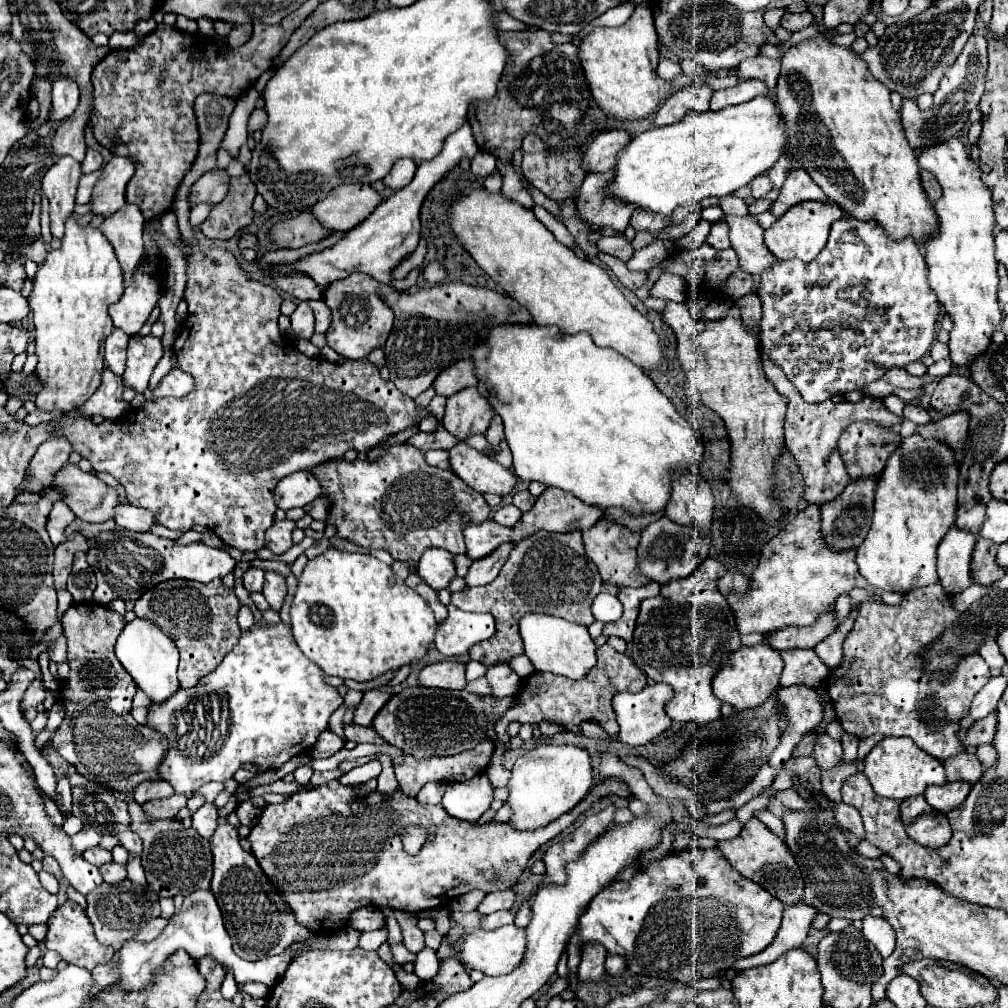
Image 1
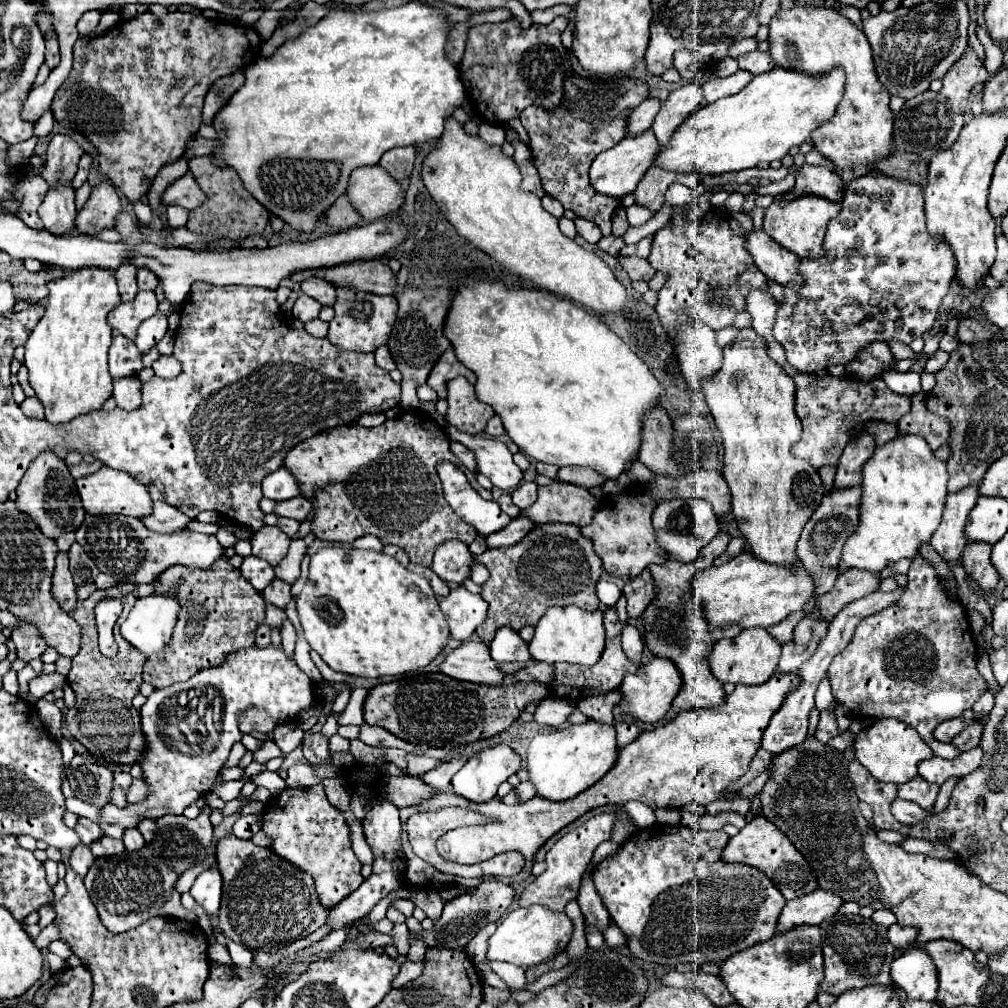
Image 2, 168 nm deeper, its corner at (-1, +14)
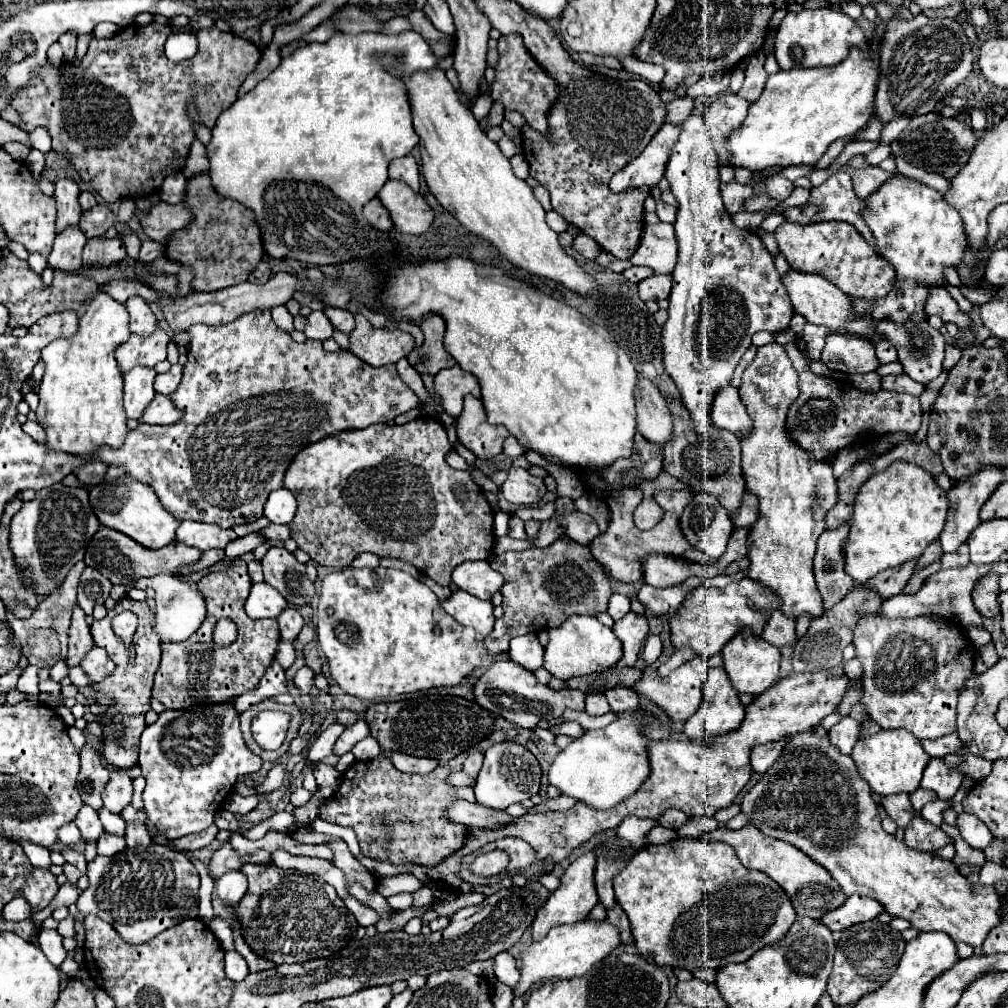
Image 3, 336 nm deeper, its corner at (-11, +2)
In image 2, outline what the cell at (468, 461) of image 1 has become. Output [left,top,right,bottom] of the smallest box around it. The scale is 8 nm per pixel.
[447,427,523,491]

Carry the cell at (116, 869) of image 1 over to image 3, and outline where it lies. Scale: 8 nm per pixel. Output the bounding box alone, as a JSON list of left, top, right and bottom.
[97,833,127,857]

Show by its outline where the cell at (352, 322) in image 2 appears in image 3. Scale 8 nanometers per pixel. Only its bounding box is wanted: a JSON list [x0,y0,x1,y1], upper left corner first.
[349,313,415,367]

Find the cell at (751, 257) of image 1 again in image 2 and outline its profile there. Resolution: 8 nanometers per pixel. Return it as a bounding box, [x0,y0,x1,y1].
[747,231,805,293]

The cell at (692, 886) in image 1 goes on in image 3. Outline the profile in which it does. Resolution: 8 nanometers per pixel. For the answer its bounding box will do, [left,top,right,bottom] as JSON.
[613,837,795,971]

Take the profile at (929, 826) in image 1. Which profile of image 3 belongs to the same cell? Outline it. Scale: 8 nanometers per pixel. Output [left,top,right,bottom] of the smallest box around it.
[881,793,915,829]

